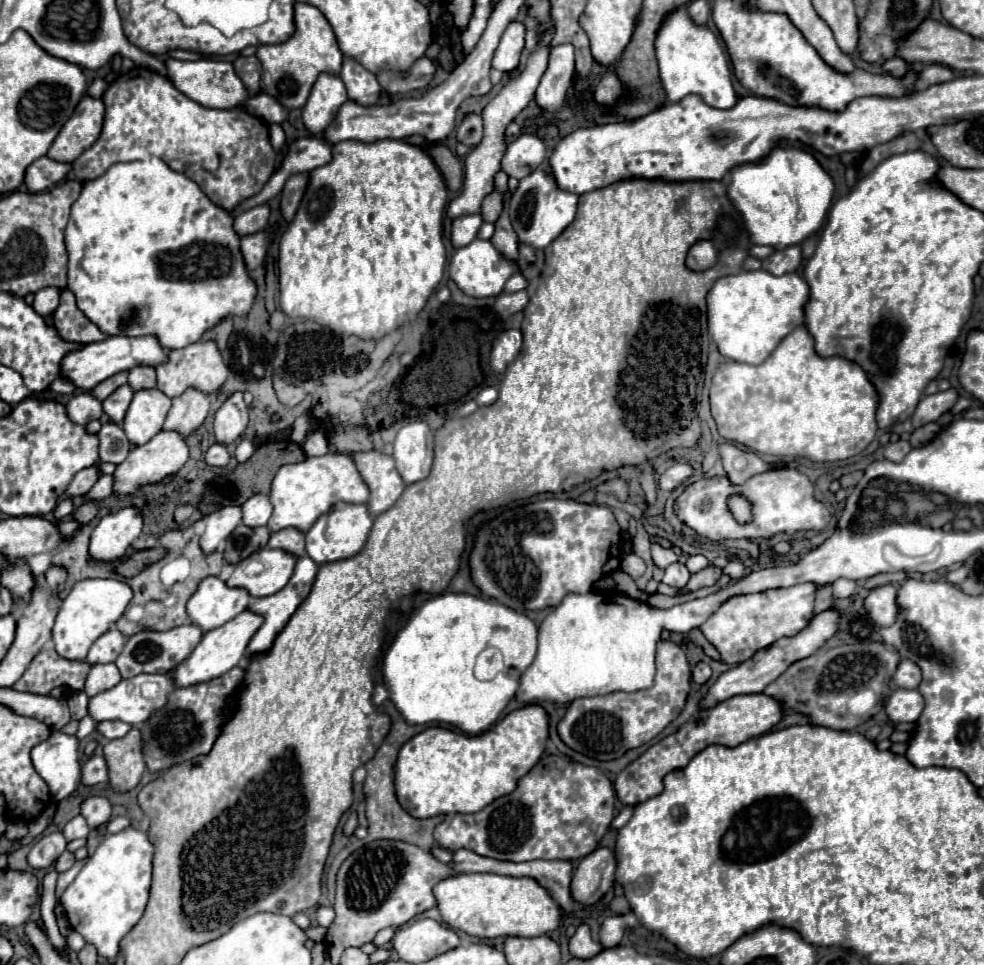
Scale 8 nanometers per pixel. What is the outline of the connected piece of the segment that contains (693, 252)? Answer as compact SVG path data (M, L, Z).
M701 240L695 246L691 246L689 256L687 256L687 268L701 272L701 270L707 270L709 266L713 266L715 260L717 260L715 244L709 240Z

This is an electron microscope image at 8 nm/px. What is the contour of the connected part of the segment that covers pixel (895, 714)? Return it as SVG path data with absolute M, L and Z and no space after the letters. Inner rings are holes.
M895 690L885 702L885 712L895 724L915 722L921 716L923 706L923 696L917 690Z

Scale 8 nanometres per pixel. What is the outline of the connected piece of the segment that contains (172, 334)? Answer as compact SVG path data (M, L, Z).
M161 158L113 164L103 176L83 184L83 190L81 190L79 198L71 206L71 218L69 218L69 224L65 228L65 244L67 244L67 254L69 254L69 282L67 282L67 288L75 294L79 310L93 324L97 324L101 332L105 332L109 336L117 336L117 334L123 334L123 336L149 336L151 334L151 336L159 336L159 342L167 350L185 348L193 342L199 342L199 338L207 330L211 330L215 324L219 324L223 318L227 318L227 316L247 318L247 314L251 312L251 306L253 306L253 300L255 300L255 294L257 294L257 286L251 280L251 276L247 272L247 266L243 264L245 260L243 260L239 242L241 242L241 238L233 230L233 216L225 208L215 206L201 192L201 188L193 180L189 180L181 172L171 170Z

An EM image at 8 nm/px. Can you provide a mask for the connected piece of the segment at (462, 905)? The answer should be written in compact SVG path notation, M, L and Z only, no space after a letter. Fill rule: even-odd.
M459 874L447 876L433 888L439 914L453 930L463 930L469 936L541 936L559 926L559 906L535 880L499 876L499 874Z

